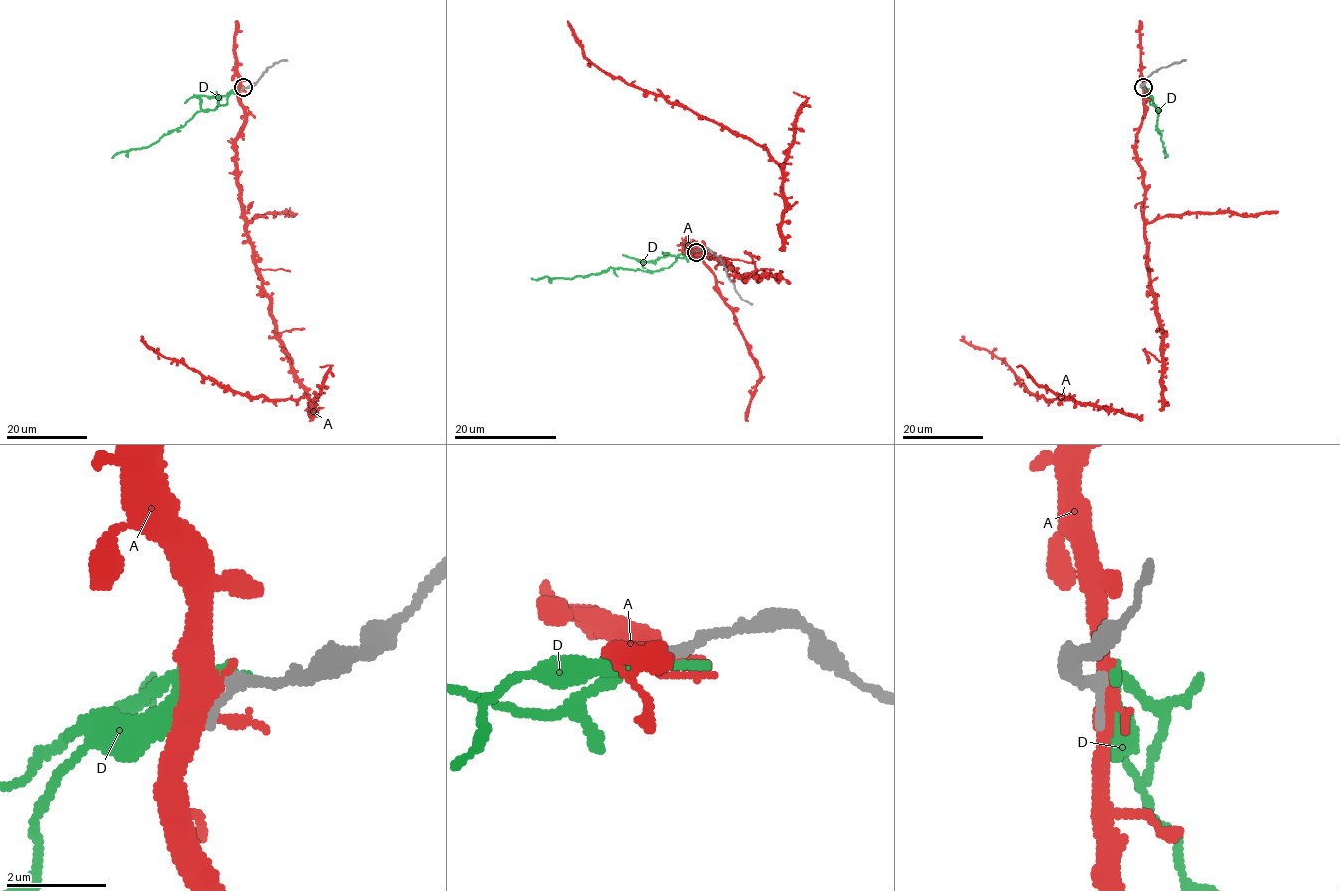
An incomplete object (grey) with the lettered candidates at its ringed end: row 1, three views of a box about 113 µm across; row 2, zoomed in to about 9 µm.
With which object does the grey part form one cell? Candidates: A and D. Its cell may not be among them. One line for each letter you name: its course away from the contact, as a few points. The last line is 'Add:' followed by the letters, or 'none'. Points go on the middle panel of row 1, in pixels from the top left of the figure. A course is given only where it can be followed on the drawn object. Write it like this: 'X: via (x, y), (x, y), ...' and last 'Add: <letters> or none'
Add: none

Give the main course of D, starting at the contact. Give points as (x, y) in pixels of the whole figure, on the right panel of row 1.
D: (1144, 87), (1151, 104), (1159, 110), (1156, 129), (1165, 148), (1164, 158)

